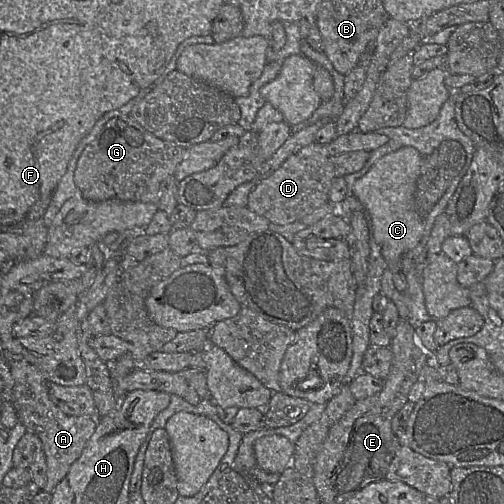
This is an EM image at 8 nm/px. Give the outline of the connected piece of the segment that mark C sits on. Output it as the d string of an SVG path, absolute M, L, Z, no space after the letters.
M406 146L389 153L375 162L370 170L353 185L352 193L360 201L371 219L372 233L387 268L393 275L393 283L399 292L404 292L407 282L401 270L401 259L416 247L425 228L423 218L416 206L416 184L420 175L423 156L418 150Z

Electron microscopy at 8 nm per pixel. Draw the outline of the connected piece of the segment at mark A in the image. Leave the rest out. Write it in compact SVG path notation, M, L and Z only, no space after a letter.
M26 360L9 362L9 367L14 380L10 401L16 411L18 421L25 426L27 431L41 440L47 464L47 480L42 490L51 493L67 475L71 465L81 456L96 430L97 418L88 415L70 416L62 412L49 397L48 380L37 367Z

